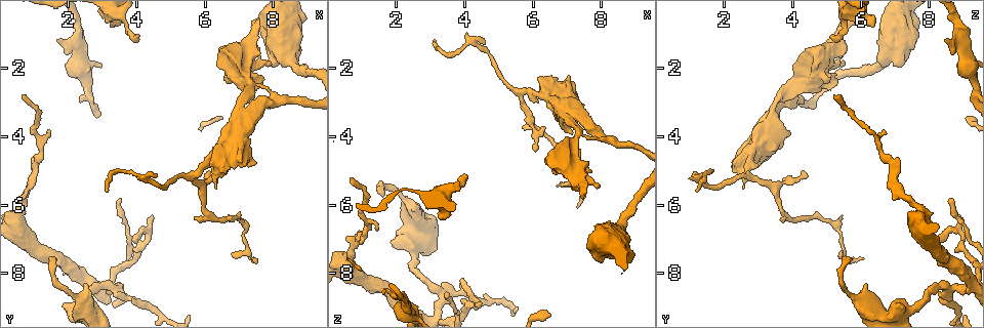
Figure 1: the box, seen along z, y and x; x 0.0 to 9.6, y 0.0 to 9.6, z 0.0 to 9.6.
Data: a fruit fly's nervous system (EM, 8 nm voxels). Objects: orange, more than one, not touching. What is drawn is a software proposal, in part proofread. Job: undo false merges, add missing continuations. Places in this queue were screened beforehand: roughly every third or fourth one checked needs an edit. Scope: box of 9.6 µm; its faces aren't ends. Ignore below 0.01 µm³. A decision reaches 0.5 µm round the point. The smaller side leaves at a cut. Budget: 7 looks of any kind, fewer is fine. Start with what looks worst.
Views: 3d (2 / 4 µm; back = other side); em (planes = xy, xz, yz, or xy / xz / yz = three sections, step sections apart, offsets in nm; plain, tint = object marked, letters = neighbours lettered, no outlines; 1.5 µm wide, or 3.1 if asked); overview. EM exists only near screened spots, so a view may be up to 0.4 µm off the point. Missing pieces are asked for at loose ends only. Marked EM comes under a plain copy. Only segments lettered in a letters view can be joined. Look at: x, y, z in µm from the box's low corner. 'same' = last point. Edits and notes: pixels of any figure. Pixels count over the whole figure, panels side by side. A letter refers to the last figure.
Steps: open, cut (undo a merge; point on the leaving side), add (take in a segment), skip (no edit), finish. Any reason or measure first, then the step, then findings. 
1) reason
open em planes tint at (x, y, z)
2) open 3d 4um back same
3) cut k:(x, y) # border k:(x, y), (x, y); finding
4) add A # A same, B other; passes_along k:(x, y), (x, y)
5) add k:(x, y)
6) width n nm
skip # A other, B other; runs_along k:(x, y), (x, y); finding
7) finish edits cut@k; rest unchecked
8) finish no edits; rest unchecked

open em planes letters at (3.20, 0.75, 6.40)

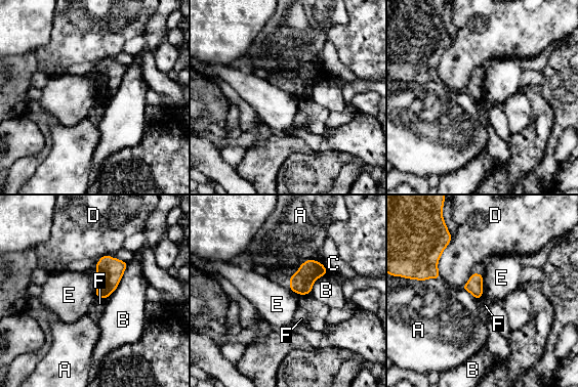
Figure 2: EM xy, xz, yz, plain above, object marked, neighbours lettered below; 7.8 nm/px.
longest_contact D 320 nm
skip # A other, B other, C other, D other, E other, F other; no lettered segment goes on from it

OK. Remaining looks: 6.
thick end
open 3d 2um at (1.95, 9.00, 7.20)

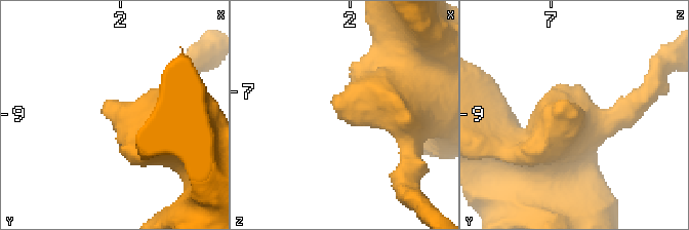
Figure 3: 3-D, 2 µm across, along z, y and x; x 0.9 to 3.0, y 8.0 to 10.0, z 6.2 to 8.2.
need the tissue
open em planes letters at (1.88, 8.94, 7.22)

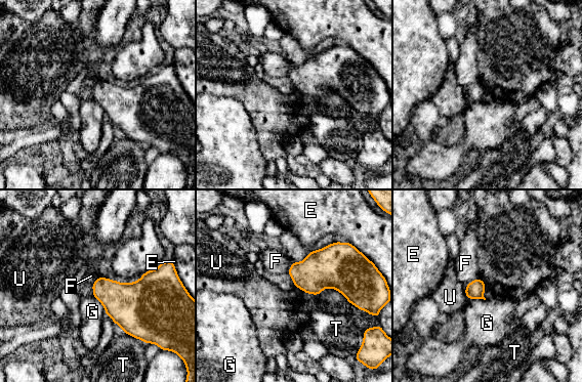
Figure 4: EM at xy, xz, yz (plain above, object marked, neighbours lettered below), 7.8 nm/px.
skip # E other, F other, G other, T other, U other; no lettered segment goes on from it

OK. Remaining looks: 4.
open em xz step 4 tint at (6.80, 3.25, 3.45)

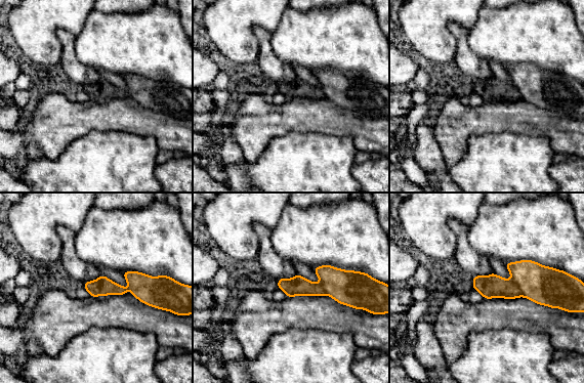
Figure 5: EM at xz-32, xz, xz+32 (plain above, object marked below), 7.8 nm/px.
open em xz step 4 letters same

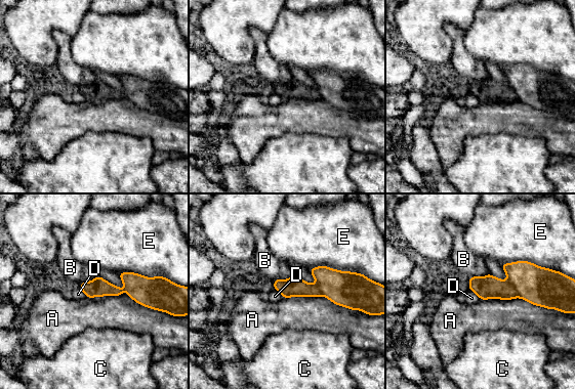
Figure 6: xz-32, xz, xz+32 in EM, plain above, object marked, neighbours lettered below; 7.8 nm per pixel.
cut 6:(489, 287) # A other, B other, C other, D other, E other; border 6:(507, 282), (518, 296); two cells meet here

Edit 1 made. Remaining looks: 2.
finish edits cut@6; rest unchecked

